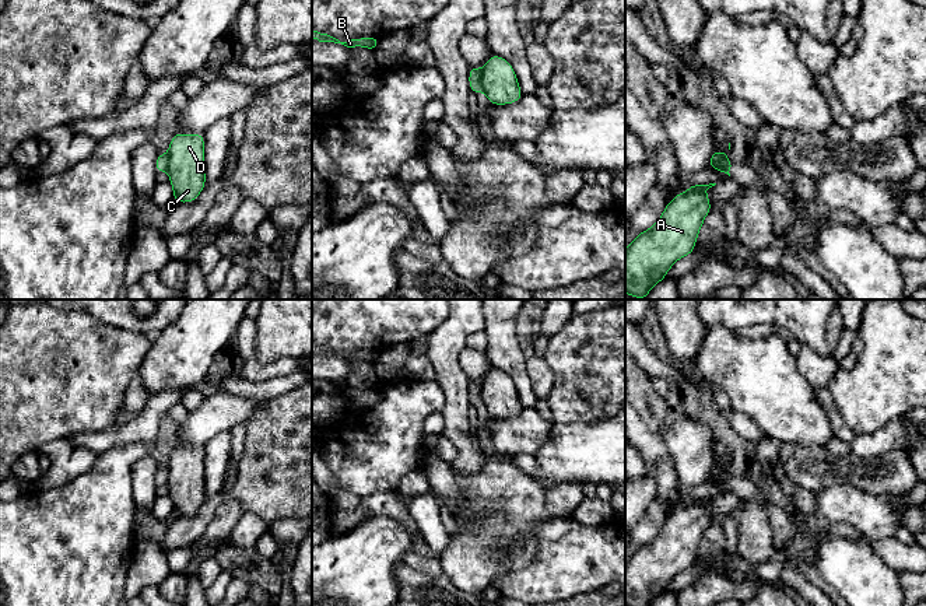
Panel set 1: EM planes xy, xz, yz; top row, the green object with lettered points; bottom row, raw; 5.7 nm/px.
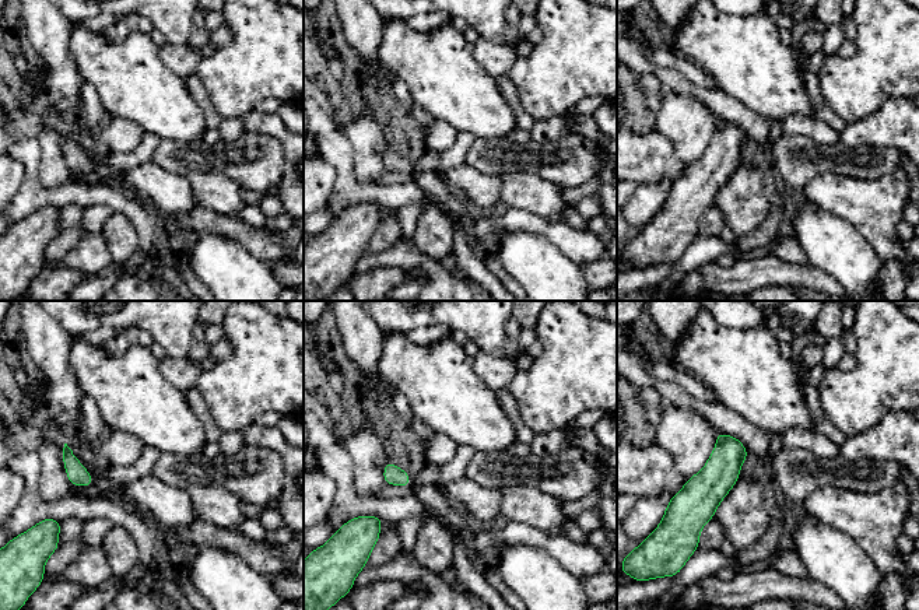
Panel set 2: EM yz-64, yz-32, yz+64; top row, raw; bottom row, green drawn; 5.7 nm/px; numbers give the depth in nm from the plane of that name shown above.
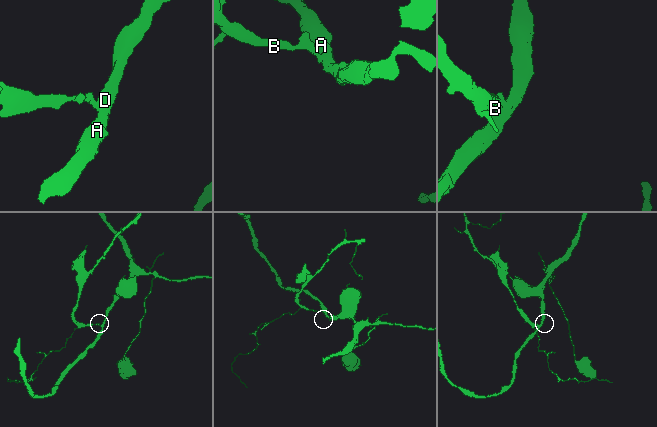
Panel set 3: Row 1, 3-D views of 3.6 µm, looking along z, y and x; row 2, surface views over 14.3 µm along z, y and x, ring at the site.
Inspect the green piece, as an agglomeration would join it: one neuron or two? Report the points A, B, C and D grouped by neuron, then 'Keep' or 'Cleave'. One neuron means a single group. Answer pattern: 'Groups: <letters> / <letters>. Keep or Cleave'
Groups: A C D / B. Cleave

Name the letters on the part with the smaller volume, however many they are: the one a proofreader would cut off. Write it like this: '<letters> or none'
B

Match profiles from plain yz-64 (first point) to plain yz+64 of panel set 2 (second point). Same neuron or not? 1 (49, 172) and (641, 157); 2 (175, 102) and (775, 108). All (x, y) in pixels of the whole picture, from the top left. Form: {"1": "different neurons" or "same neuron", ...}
{"1": "different neurons", "2": "same neuron"}

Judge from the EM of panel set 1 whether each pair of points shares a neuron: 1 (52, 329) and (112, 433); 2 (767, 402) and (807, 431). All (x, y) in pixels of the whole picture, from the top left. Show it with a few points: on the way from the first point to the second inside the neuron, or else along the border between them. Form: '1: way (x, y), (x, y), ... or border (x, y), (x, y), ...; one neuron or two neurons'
1: border (112, 424), (102, 430), (77, 433); two neurons
2: way (777, 402), (798, 421); one neuron

